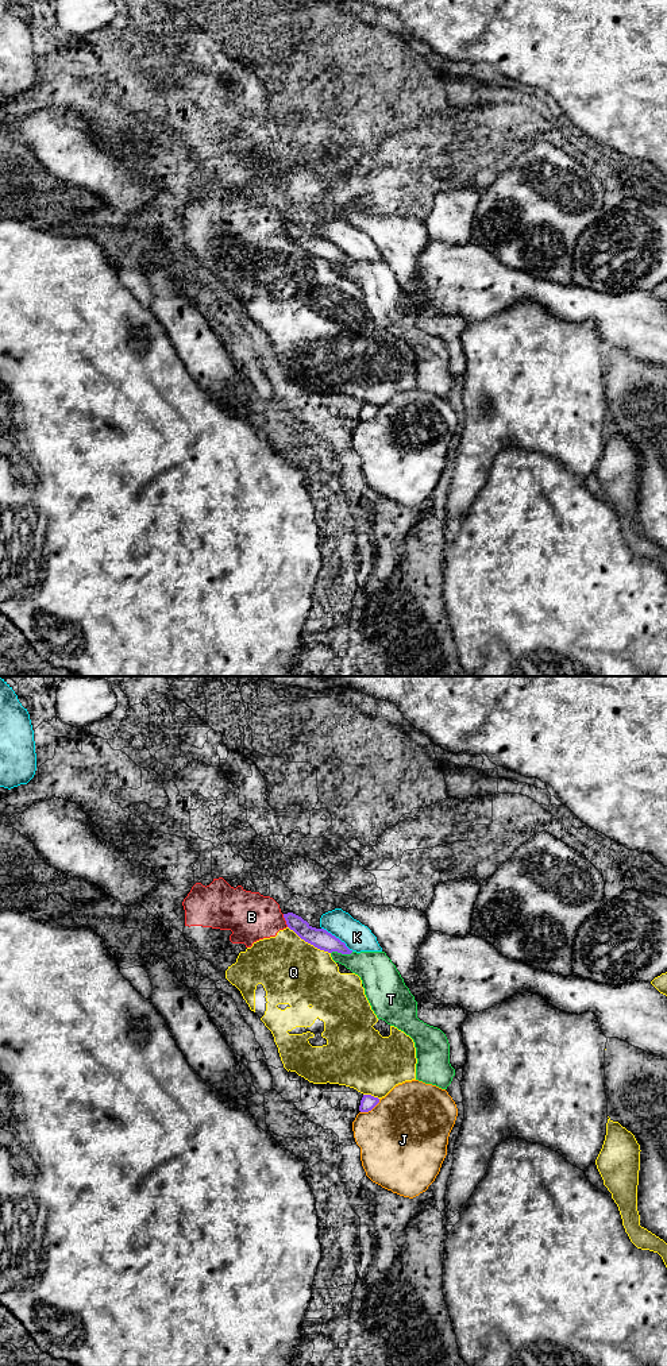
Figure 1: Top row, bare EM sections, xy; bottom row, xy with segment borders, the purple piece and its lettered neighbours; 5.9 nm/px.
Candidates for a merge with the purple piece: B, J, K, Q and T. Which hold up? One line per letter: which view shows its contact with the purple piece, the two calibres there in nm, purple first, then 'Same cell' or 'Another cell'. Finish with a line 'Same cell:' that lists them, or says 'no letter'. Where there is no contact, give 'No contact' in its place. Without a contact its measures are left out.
B: Touches purple in xy. Thickness 120 nm (purple) against 280 nm. Another cell
J: Touches purple in xy. Thickness 90 nm (purple) against 500 nm. Another cell
K: Touches purple in xy. Thickness 120 nm (purple) against 160 nm. Another cell
Q: Touches purple in xy. Thickness 120 nm (purple) against 380 nm. Another cell
T: Touches purple in xy. Thickness 120 nm (purple) against 220 nm. Another cell
Same cell: no letter

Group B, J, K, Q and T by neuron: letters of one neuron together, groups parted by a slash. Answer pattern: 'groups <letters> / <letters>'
groups B Q / J / K / T

